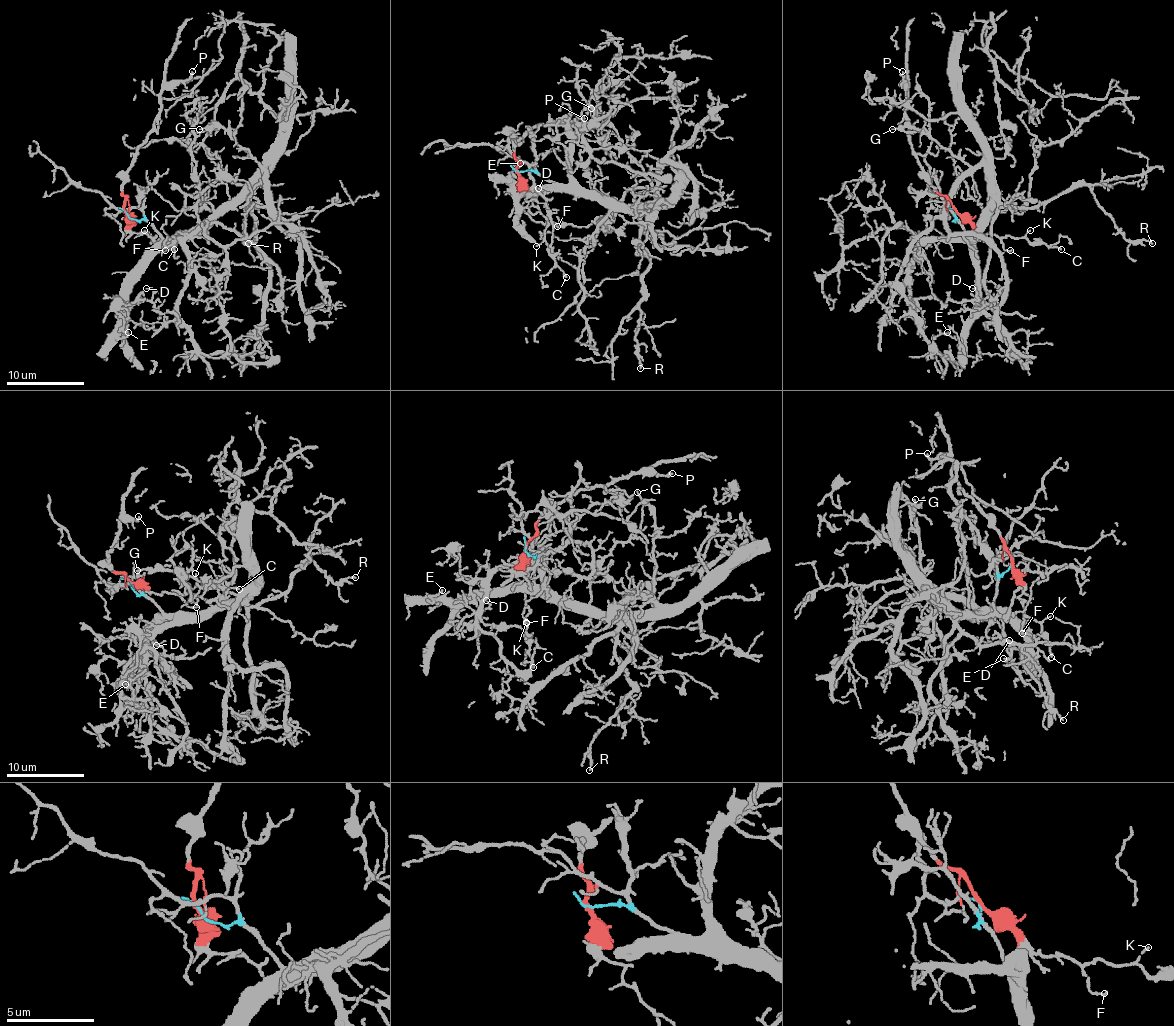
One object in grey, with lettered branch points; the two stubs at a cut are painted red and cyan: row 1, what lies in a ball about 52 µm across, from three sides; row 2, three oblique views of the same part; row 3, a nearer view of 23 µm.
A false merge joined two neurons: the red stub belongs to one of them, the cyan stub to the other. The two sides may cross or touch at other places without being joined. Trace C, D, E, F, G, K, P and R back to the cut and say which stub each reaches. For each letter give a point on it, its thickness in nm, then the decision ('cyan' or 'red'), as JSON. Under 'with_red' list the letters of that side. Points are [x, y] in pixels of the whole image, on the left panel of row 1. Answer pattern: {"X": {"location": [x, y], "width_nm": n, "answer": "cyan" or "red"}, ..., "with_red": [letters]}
{"C": {"location": [174, 249], "width_nm": 110, "answer": "red"}, "D": {"location": [146, 288], "width_nm": 80, "answer": "cyan"}, "E": {"location": [128, 332], "width_nm": 100, "answer": "cyan"}, "F": {"location": [165, 250], "width_nm": 110, "answer": "red"}, "G": {"location": [199, 129], "width_nm": 130, "answer": "cyan"}, "K": {"location": [144, 230], "width_nm": 80, "answer": "red"}, "P": {"location": [192, 71], "width_nm": 130, "answer": "red"}, "R": {"location": [248, 243], "width_nm": 120, "answer": "cyan"}, "with_red": ["C", "F", "K", "P"]}

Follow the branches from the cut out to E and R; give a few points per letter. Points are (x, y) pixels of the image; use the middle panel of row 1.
E: (517, 170), (536, 170), (554, 184), (540, 192), (517, 192), (511, 172), (521, 162)
R: (517, 170), (536, 170), (556, 184), (597, 192), (637, 213), (639, 246), (649, 260), (636, 328), (639, 369)

